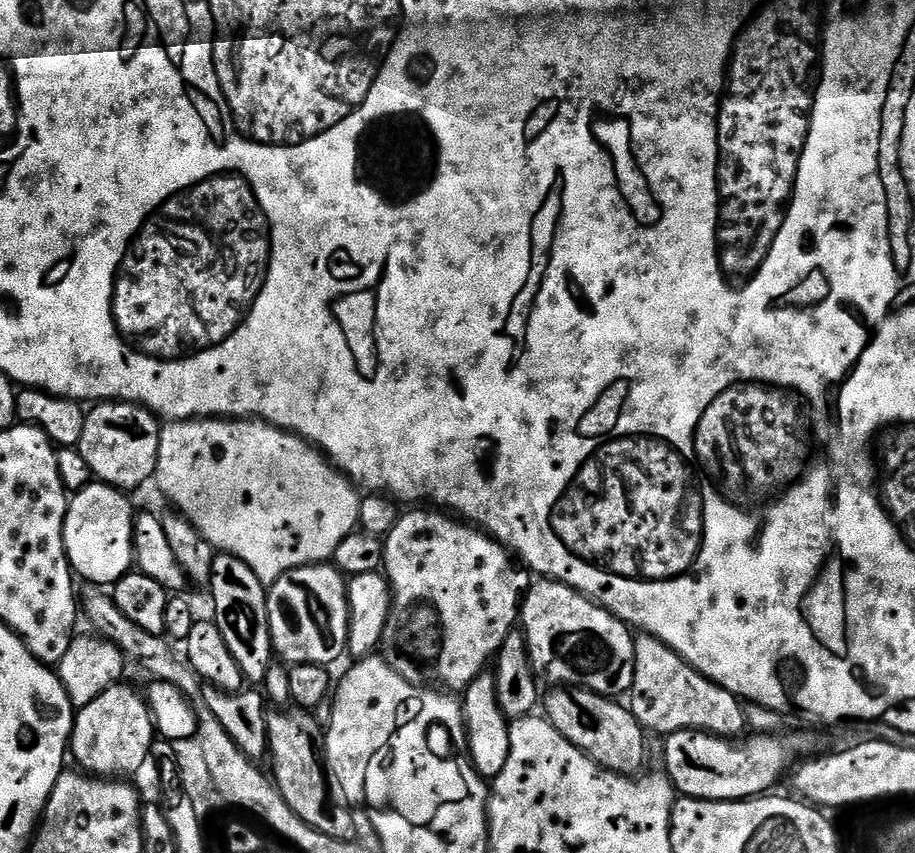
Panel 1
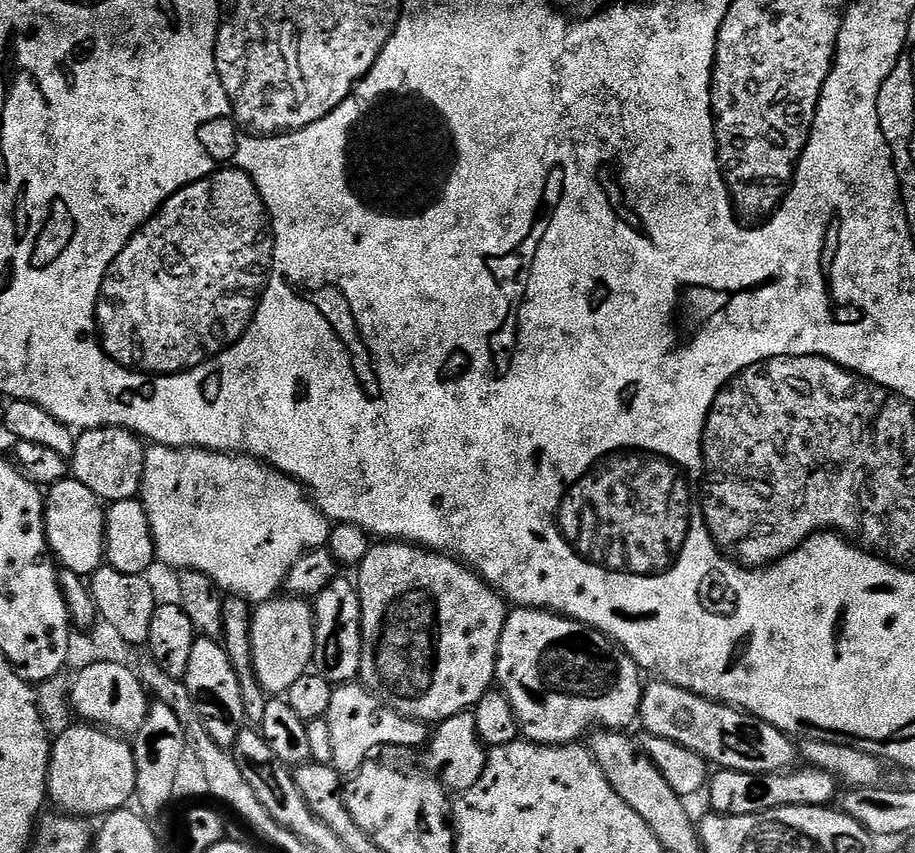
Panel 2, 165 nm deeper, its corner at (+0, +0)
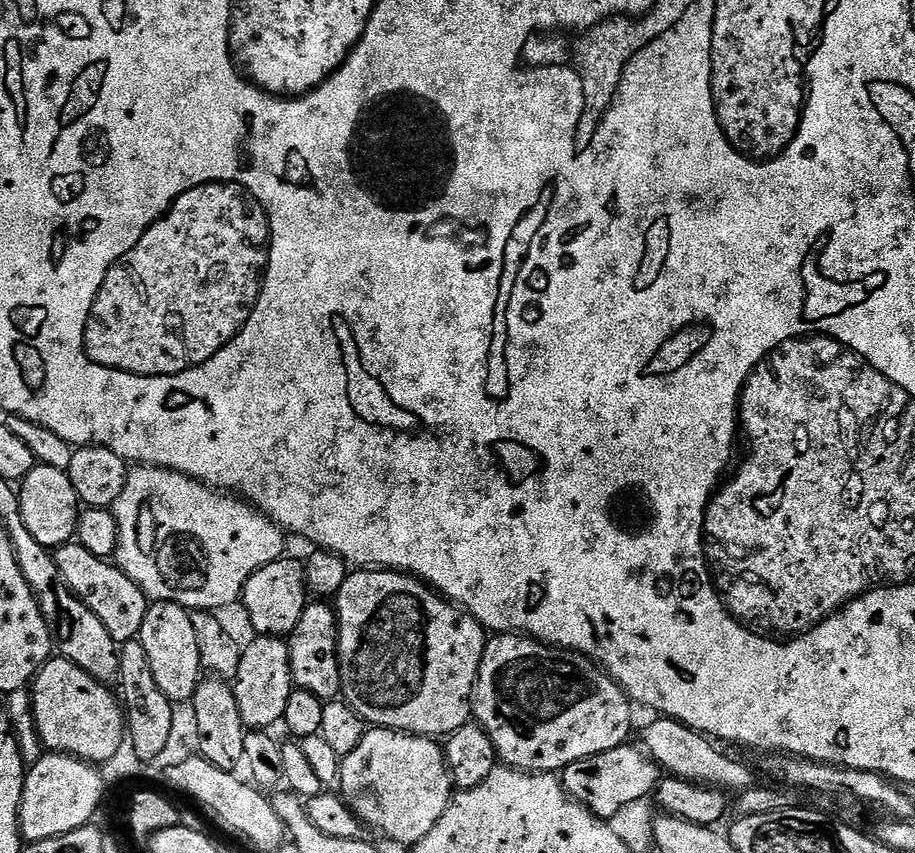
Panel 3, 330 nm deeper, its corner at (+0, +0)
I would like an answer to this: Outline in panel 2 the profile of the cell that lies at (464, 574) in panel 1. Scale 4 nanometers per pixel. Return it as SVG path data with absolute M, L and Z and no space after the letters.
M407 542L373 543L355 569L354 583L362 606L364 639L359 683L387 707L417 722L439 722L475 709L496 678L498 642L510 611L505 597L455 556Z

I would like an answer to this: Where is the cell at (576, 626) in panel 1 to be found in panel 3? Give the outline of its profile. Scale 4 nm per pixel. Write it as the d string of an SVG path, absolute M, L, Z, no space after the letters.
M496 634L488 641L482 654L482 666L476 679L476 688L472 691L472 715L475 723L480 724L490 734L490 742L494 742L497 757L507 767L516 768L520 772L550 772L563 773L574 762L582 758L590 758L594 754L602 754L606 750L614 750L619 744L625 743L632 732L632 708L633 701L622 691L620 685L600 667L599 664L583 656L580 652L570 652L562 648L554 648L551 644L542 644L538 640L531 639L523 634Z

